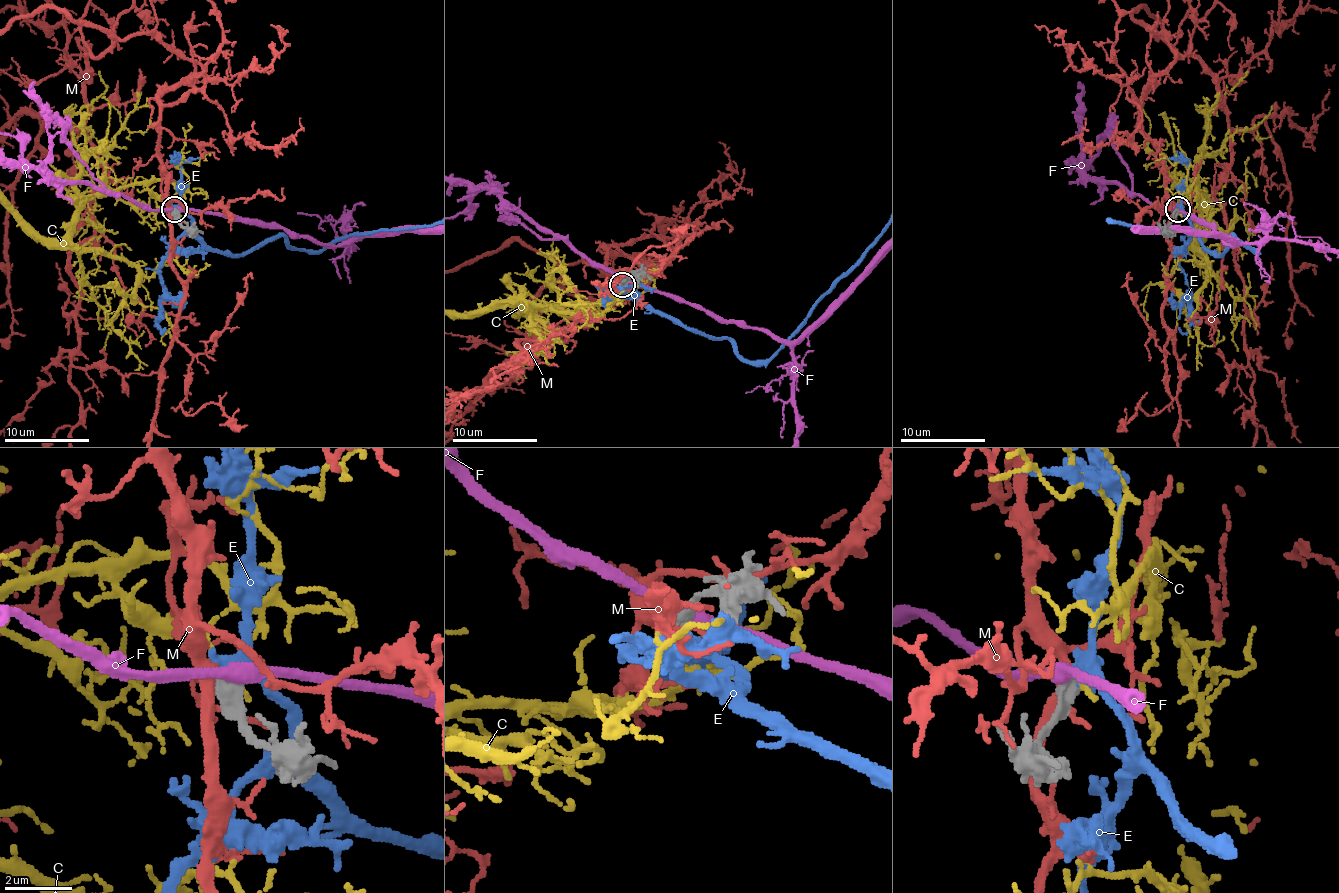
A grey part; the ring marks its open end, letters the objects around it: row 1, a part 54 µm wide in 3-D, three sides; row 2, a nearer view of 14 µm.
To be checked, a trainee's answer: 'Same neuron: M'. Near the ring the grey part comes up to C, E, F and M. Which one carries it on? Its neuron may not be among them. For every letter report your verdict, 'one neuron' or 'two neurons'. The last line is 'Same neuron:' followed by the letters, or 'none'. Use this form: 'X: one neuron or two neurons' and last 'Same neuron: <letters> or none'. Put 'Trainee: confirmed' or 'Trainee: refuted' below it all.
C: two neurons
E: one neuron
F: two neurons
M: two neurons
Same neuron: E
Trainee: refuted

